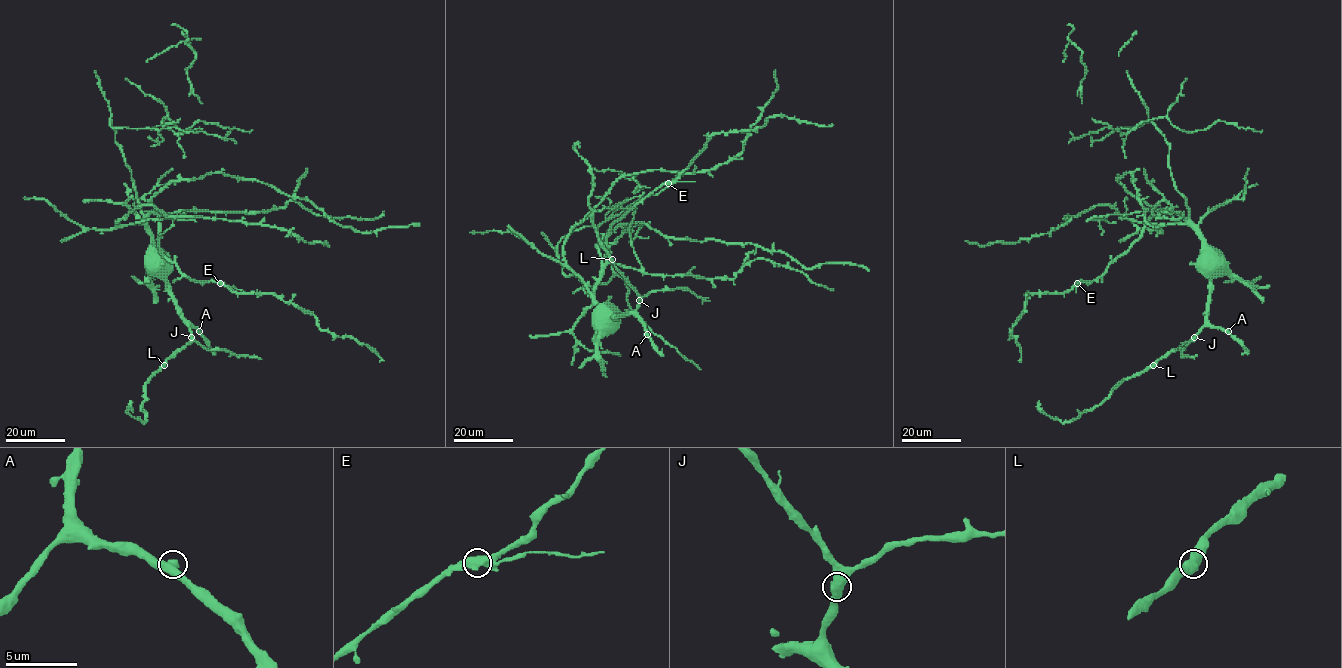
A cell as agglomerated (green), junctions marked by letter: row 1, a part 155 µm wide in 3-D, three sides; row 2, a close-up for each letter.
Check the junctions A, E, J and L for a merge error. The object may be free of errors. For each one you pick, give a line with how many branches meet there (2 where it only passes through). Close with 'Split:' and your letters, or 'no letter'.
Split: no letter

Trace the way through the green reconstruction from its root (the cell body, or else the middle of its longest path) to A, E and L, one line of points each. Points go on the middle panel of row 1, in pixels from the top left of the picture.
A: (615, 317), (633, 314), (647, 334)
E: (615, 317), (605, 312), (594, 299), (594, 287), (606, 261), (609, 227), (667, 183)
L: (615, 317), (632, 314), (637, 308), (638, 295), (612, 259)

